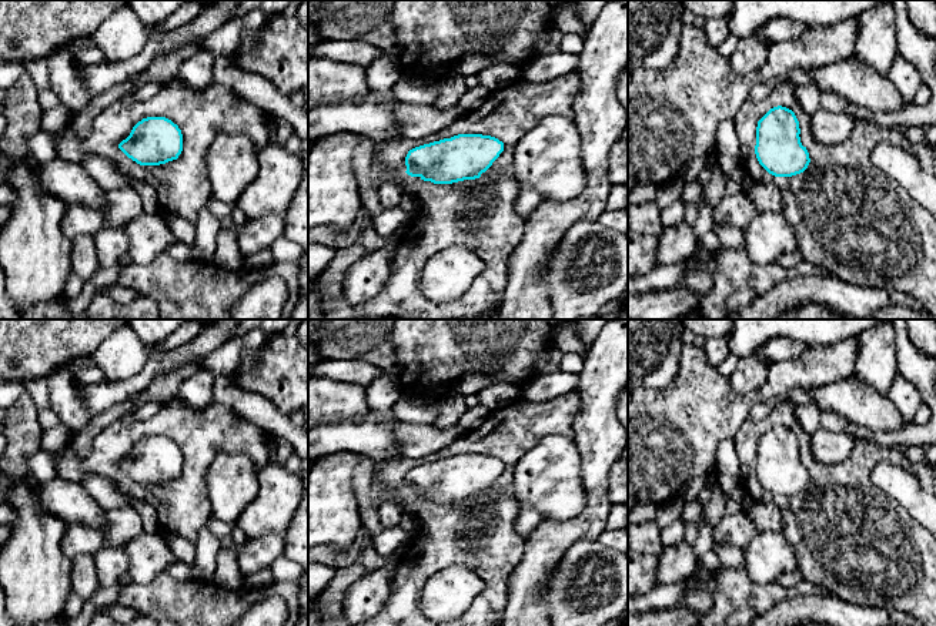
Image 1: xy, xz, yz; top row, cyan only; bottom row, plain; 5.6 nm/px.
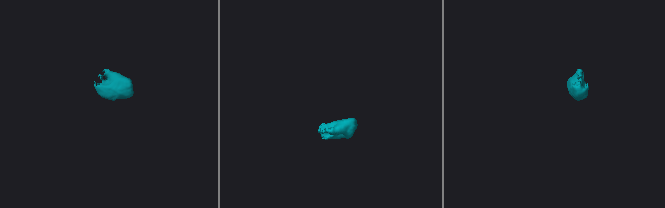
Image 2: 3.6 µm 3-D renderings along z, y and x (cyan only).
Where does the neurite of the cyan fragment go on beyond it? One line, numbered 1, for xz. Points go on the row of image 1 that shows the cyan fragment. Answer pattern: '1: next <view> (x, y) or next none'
1: next none

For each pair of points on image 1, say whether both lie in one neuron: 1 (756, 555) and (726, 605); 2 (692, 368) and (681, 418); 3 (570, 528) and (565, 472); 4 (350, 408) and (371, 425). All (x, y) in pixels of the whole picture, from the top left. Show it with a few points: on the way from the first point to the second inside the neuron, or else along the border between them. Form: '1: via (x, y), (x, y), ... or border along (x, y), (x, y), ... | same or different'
1: border along (742, 566), (756, 582), (775, 582) | different
2: via (692, 381), (692, 405) | same
3: border along (587, 491), (587, 504), (575, 516), (542, 519) | different
4: border along (365, 388), (367, 414), (331, 425) | different

